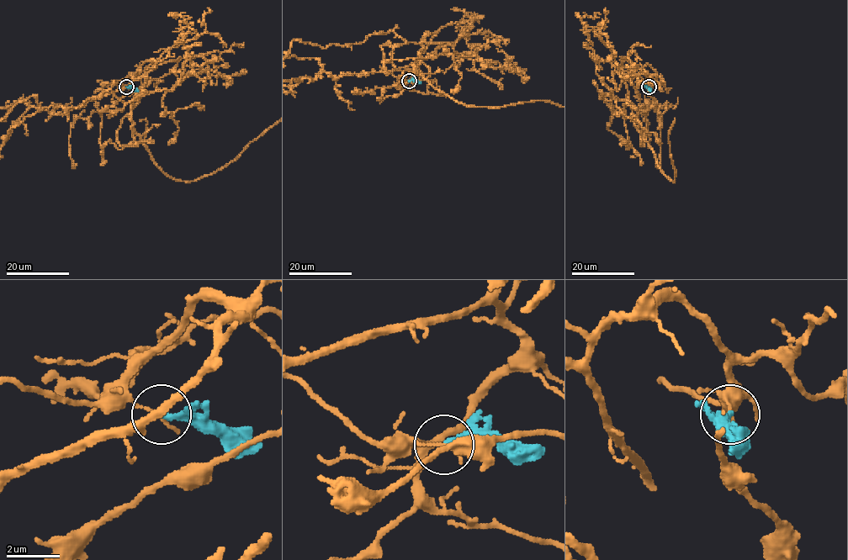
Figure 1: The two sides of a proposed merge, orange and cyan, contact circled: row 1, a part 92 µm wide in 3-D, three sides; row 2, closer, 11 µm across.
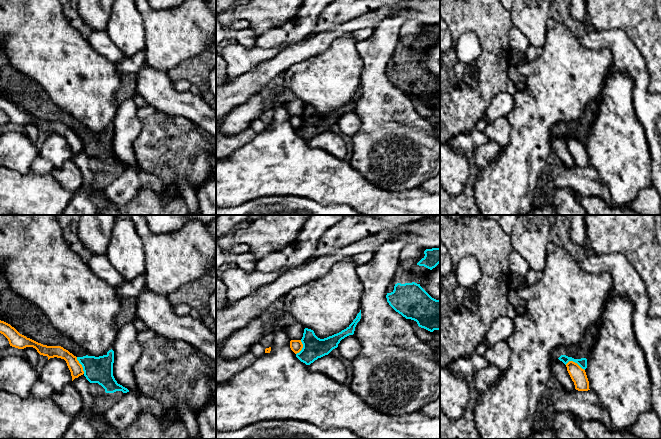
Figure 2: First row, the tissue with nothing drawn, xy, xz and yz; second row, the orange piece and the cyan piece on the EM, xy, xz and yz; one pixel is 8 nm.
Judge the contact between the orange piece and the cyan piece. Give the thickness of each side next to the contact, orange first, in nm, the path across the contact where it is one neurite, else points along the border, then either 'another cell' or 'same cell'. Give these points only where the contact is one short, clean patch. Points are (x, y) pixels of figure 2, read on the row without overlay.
130/70 nm | along yz (565, 140), (569, 137), (574, 137), (584, 146) | another cell

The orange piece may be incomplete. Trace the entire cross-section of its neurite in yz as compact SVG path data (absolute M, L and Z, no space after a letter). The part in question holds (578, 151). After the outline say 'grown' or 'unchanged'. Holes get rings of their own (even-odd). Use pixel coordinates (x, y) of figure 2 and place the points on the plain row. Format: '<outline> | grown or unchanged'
M569 137L566 140L567 147L574 158L575 165L578 167L588 167L589 157L584 145L582 145L577 139Z | unchanged

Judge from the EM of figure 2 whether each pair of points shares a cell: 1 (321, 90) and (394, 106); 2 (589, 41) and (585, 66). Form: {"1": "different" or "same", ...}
{"1": "different", "2": "different"}

